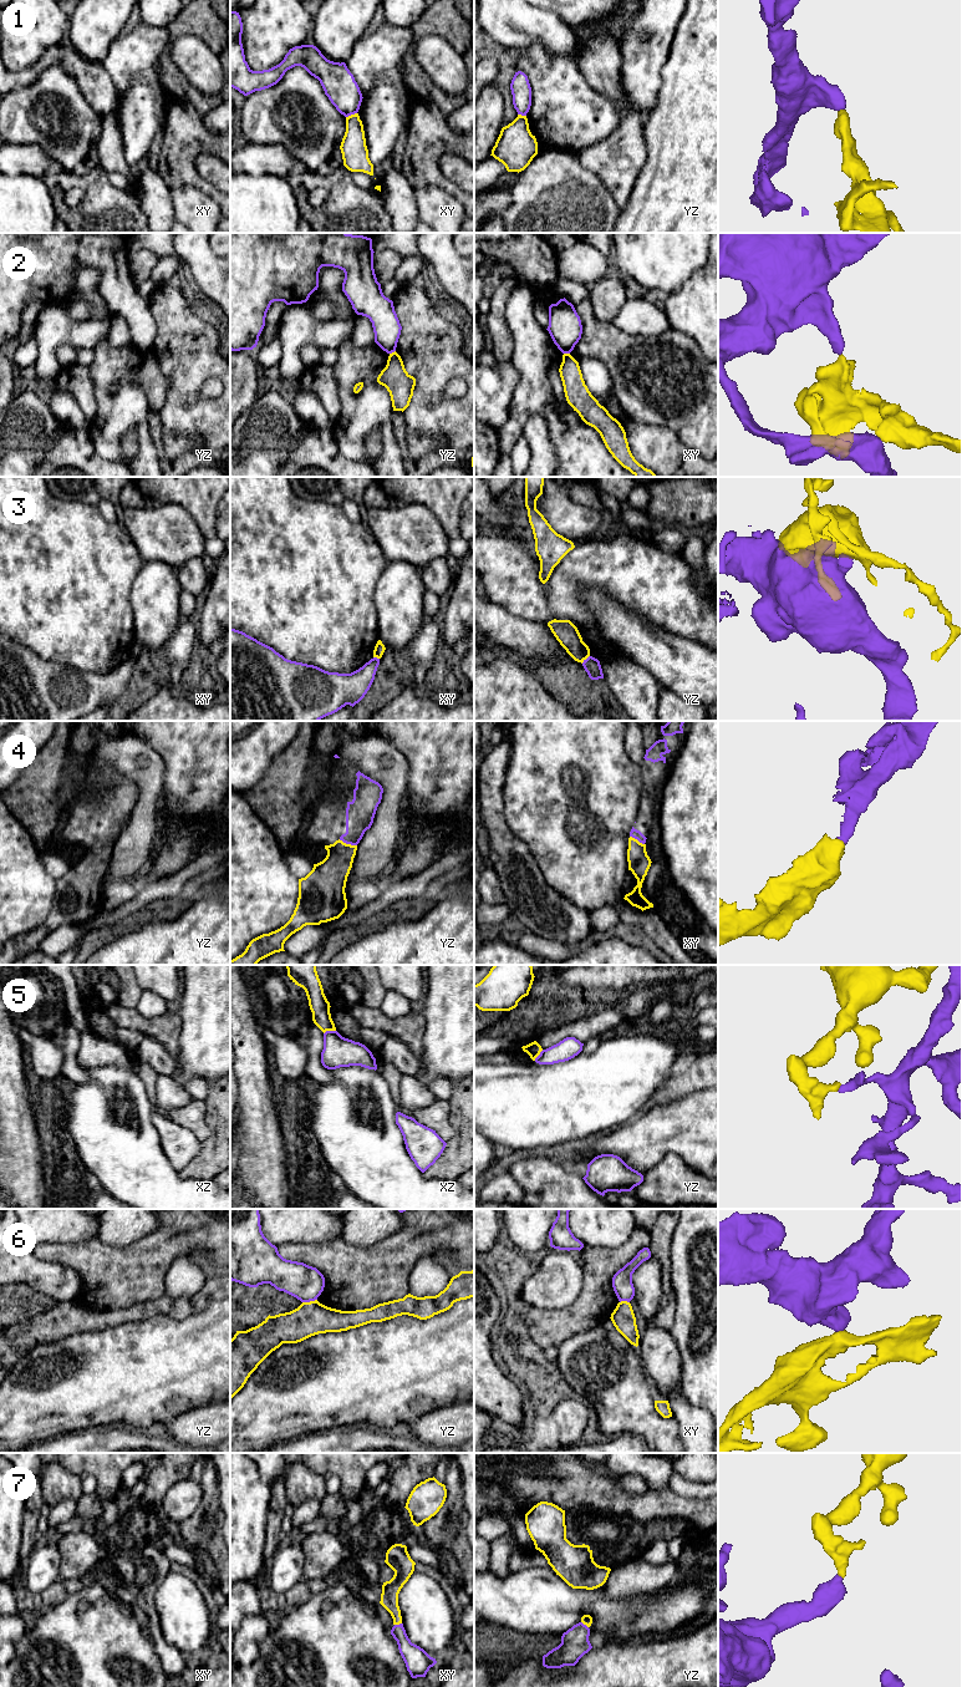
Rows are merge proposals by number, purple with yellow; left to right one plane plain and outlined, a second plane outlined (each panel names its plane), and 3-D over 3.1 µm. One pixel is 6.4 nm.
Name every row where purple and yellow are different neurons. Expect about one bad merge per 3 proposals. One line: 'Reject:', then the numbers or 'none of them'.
Reject: 1, 2, 3, 5, 6

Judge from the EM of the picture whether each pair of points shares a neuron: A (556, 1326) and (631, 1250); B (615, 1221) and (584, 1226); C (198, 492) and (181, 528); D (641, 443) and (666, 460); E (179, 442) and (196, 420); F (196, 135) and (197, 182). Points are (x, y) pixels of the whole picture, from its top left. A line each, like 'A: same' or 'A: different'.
A: same
B: same
C: different
D: same
E: different
F: same

